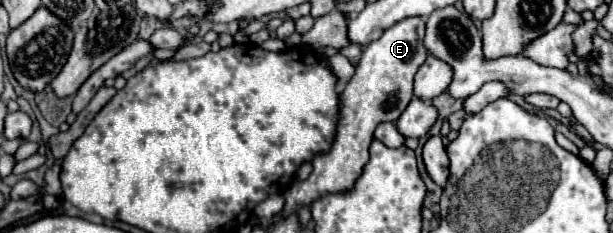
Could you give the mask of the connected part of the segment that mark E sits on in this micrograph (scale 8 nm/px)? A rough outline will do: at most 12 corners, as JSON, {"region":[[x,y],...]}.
{"region":[[424,20],[366,46],[334,140],[286,190],[284,216],[354,186],[380,122],[396,122],[428,56]]}

